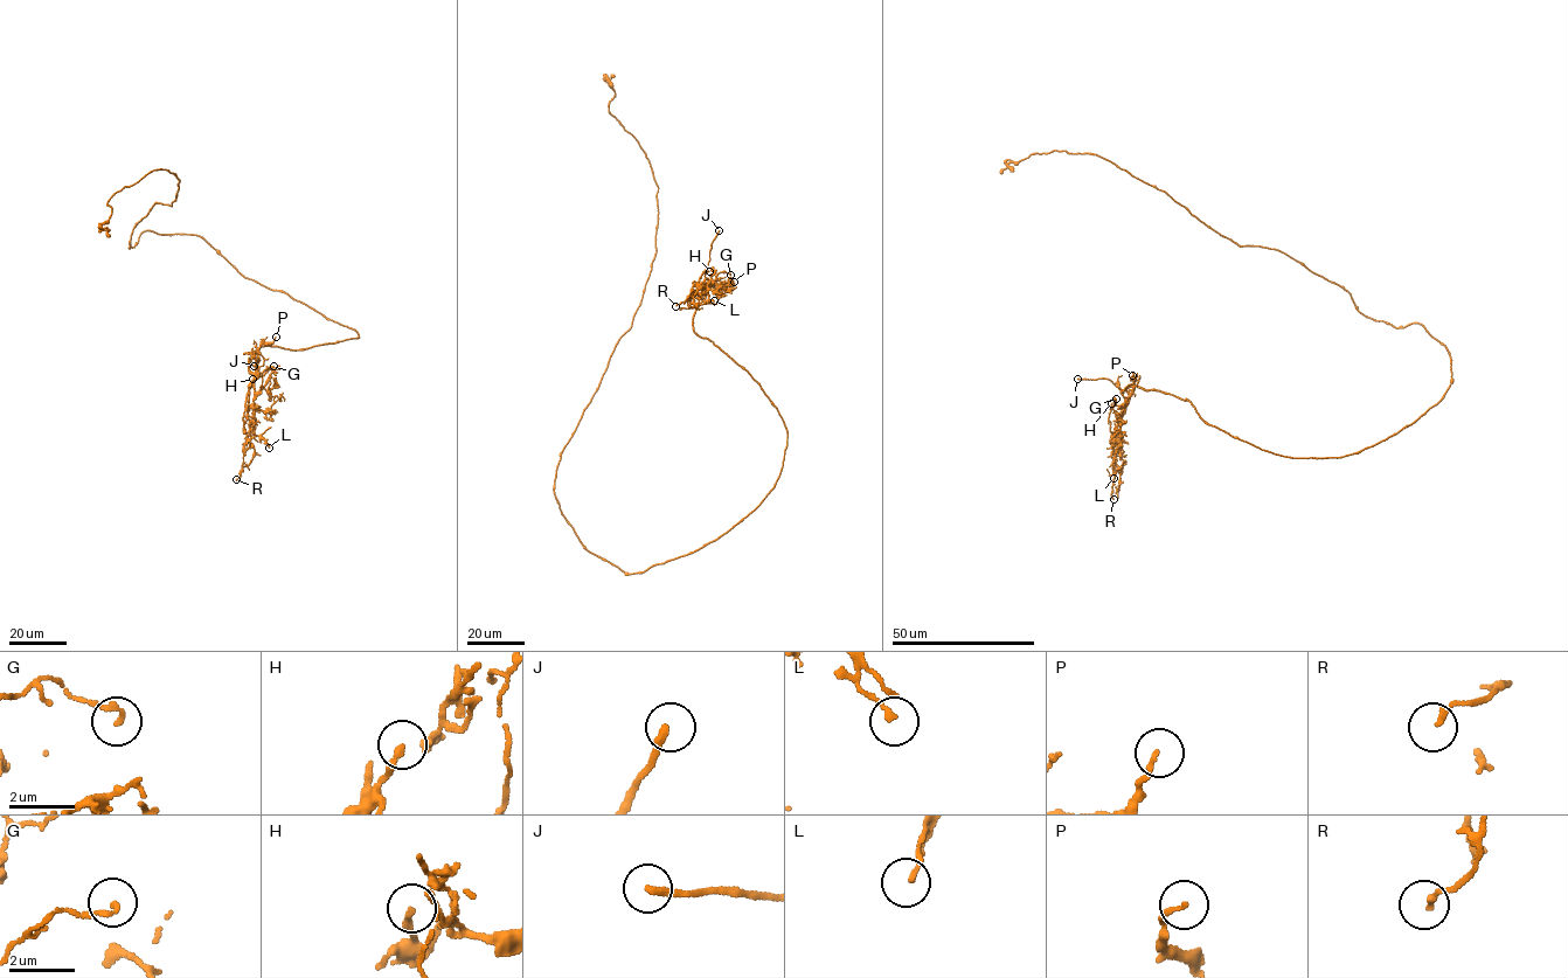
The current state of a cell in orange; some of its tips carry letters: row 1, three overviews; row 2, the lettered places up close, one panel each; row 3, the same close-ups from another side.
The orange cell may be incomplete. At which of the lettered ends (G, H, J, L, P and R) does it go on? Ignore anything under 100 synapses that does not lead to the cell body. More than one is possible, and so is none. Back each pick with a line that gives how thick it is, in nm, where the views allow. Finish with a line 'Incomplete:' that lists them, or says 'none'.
J: calibre 240 nm
Incomplete: J

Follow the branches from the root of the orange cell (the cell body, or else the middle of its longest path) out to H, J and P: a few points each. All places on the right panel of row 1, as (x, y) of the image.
H: (1450, 365), (1414, 423), (1338, 457), (1261, 450), (1187, 400), (1135, 386), (1112, 432), (1111, 403)
J: (1450, 365), (1444, 394), (1414, 423), (1357, 452), (1320, 458), (1261, 450), (1207, 423), (1186, 399), (1077, 379)
P: (1450, 365), (1444, 394), (1414, 423), (1320, 458), (1261, 450), (1170, 394), (1130, 386), (1126, 402), (1132, 375)

